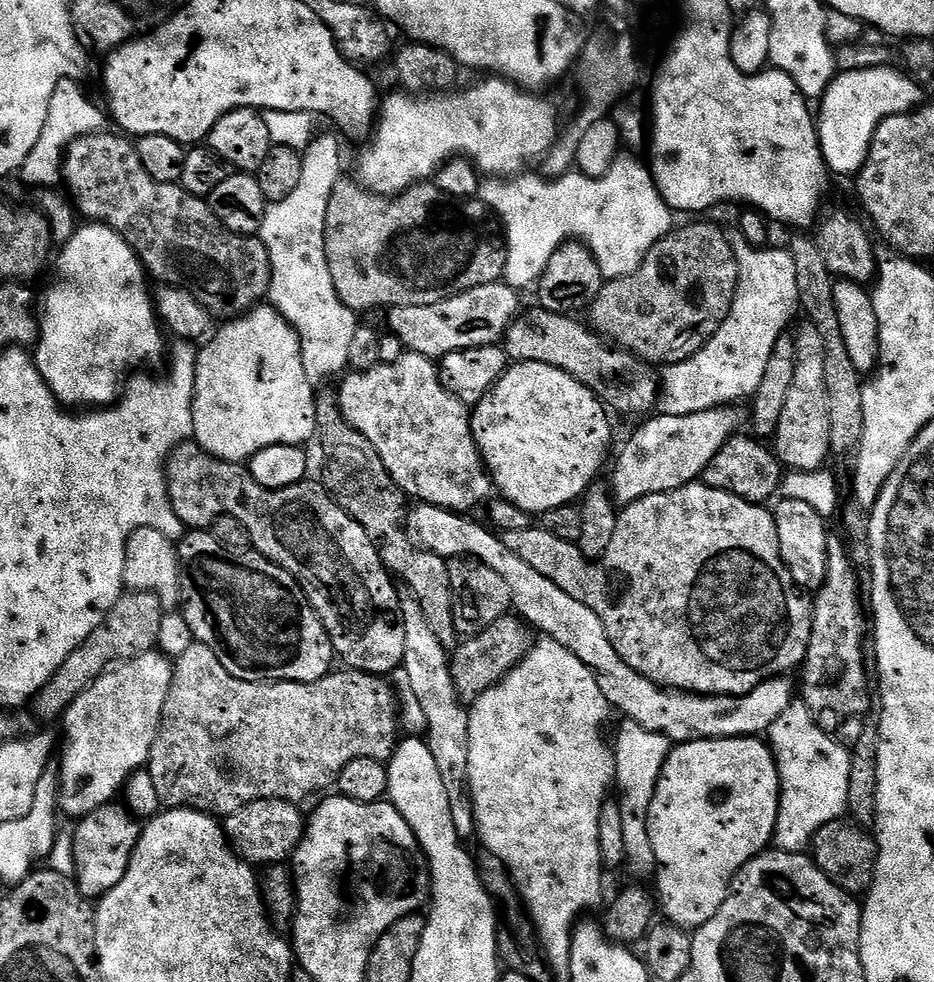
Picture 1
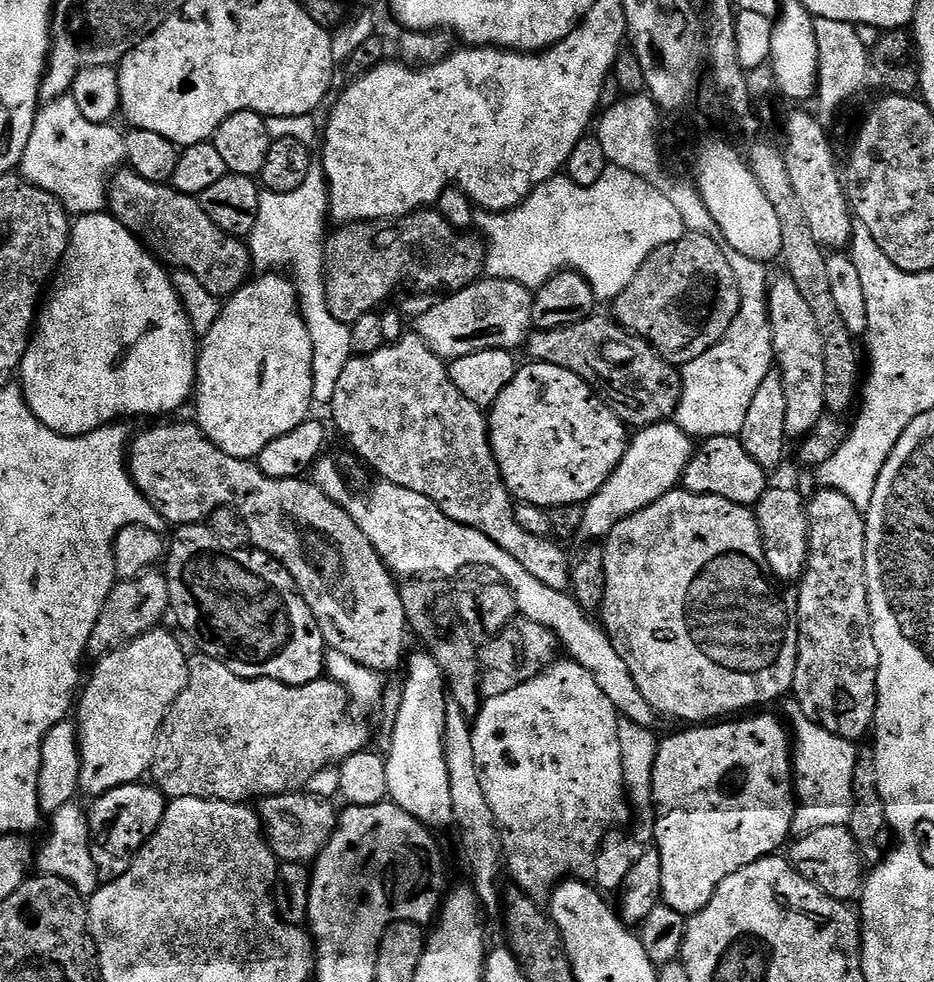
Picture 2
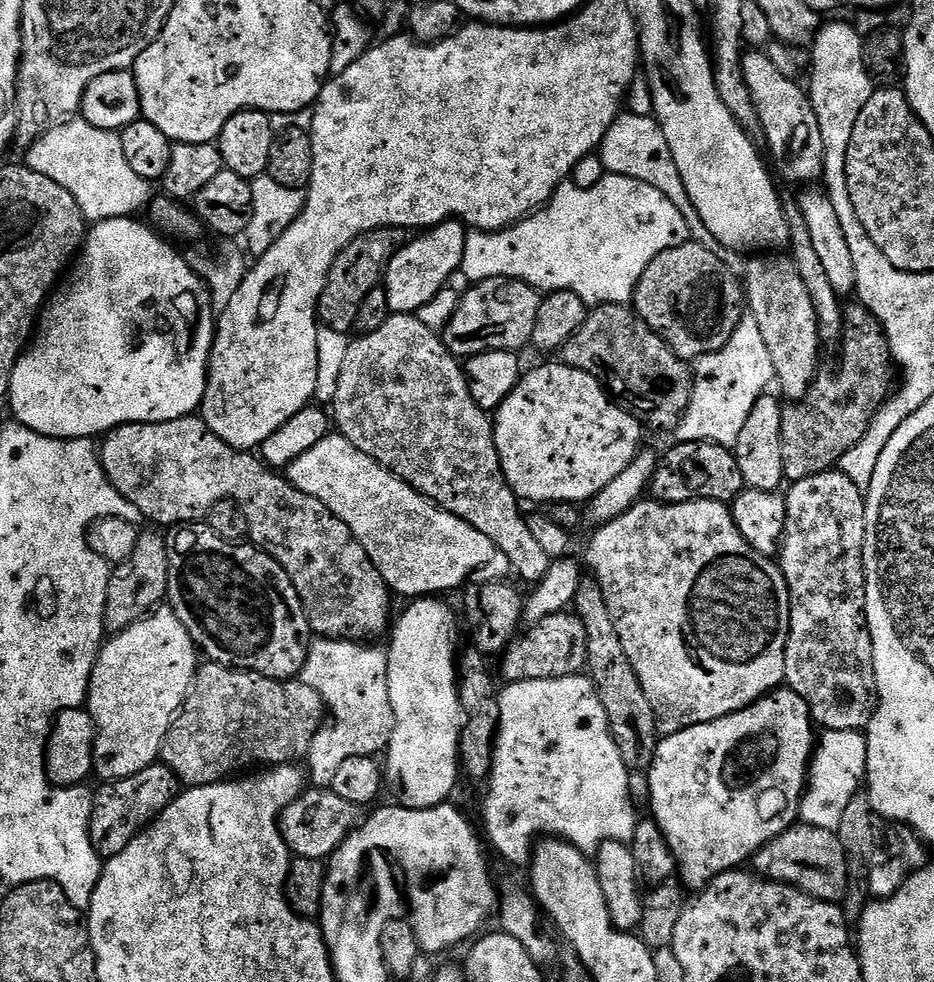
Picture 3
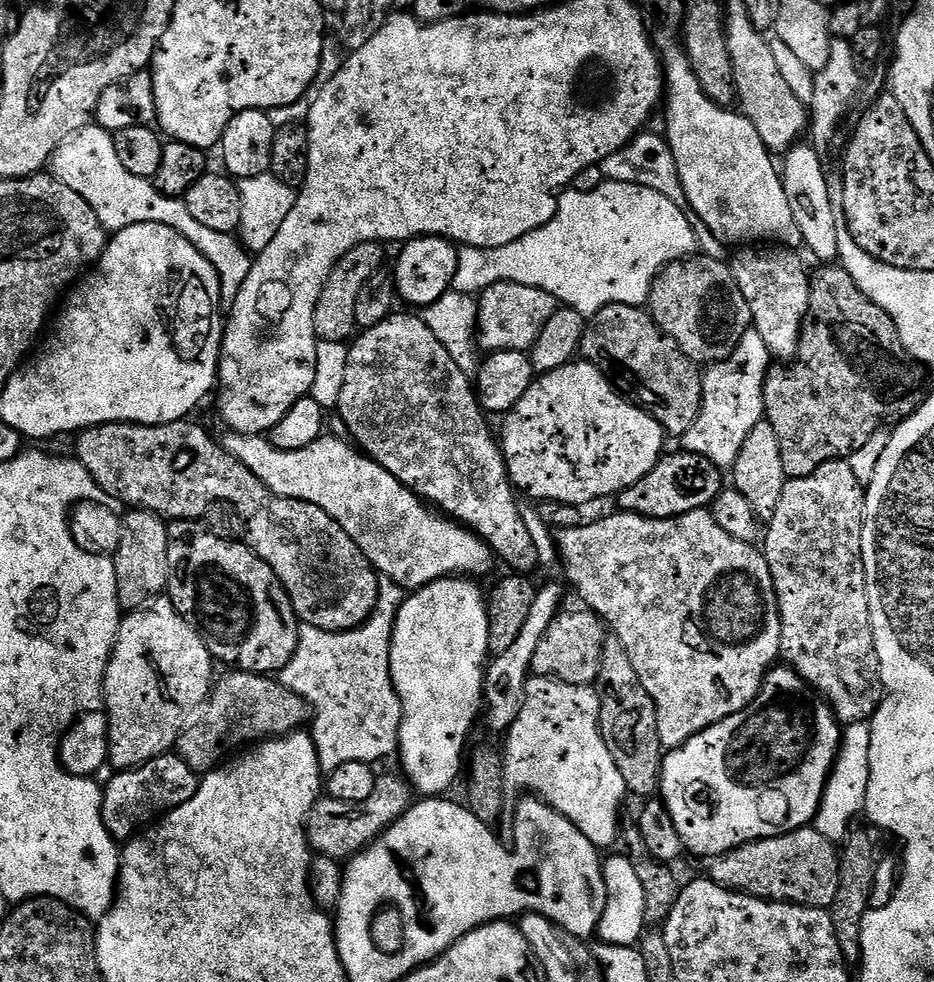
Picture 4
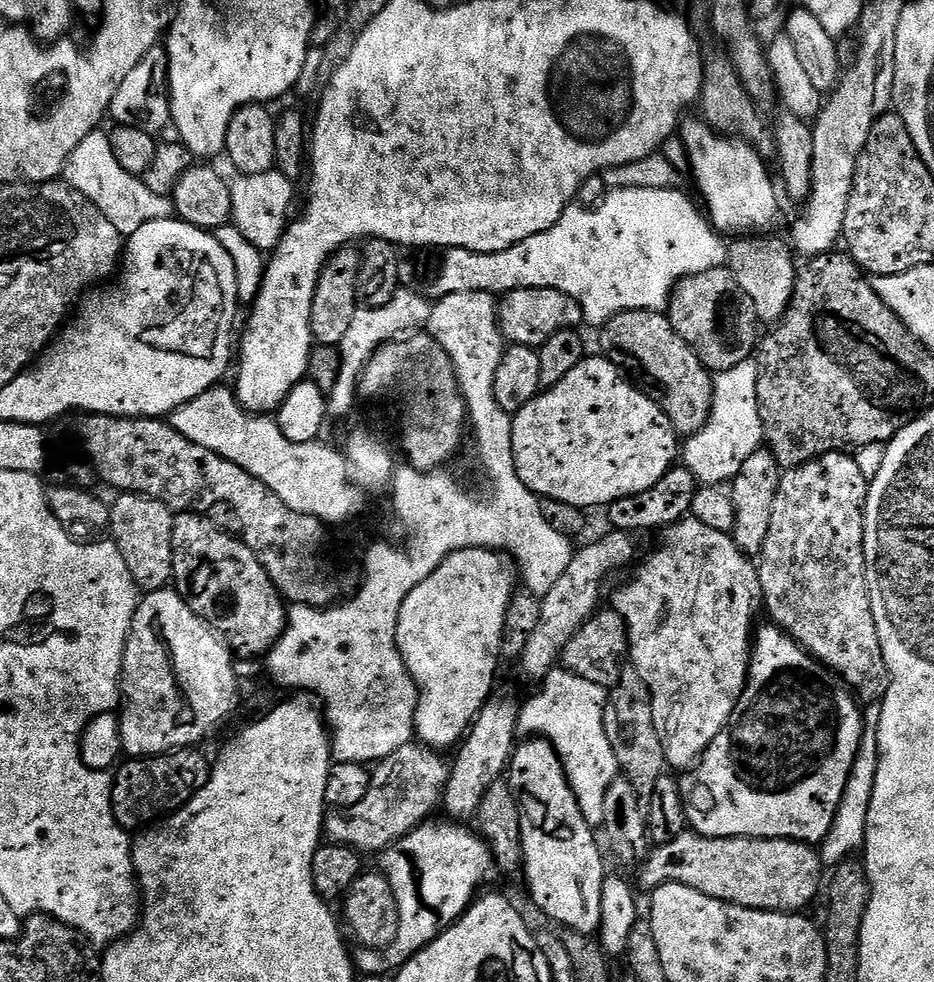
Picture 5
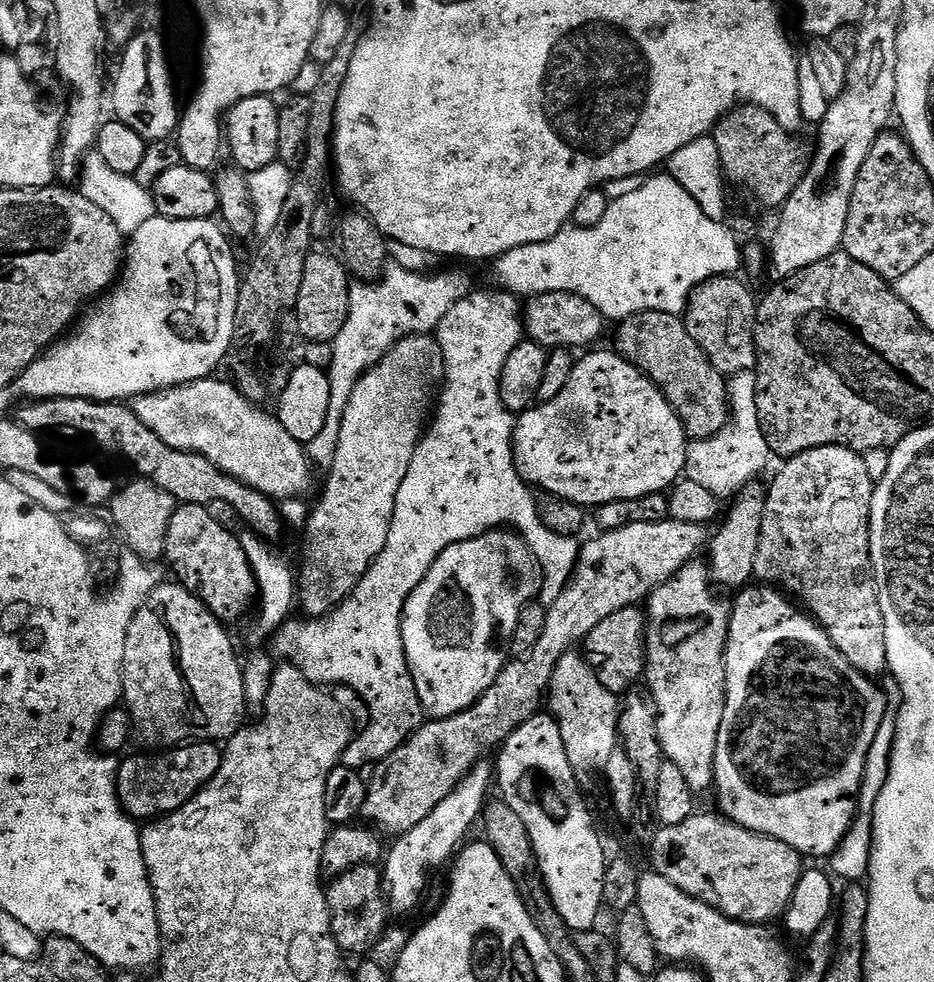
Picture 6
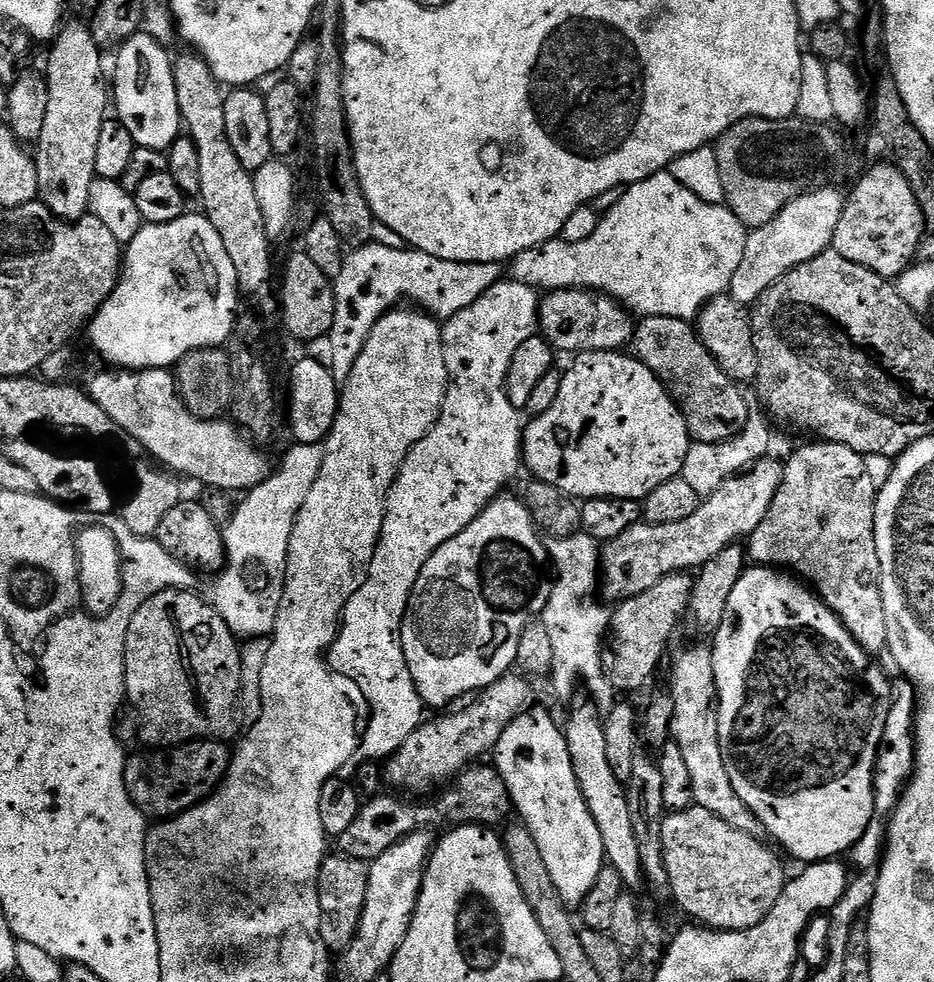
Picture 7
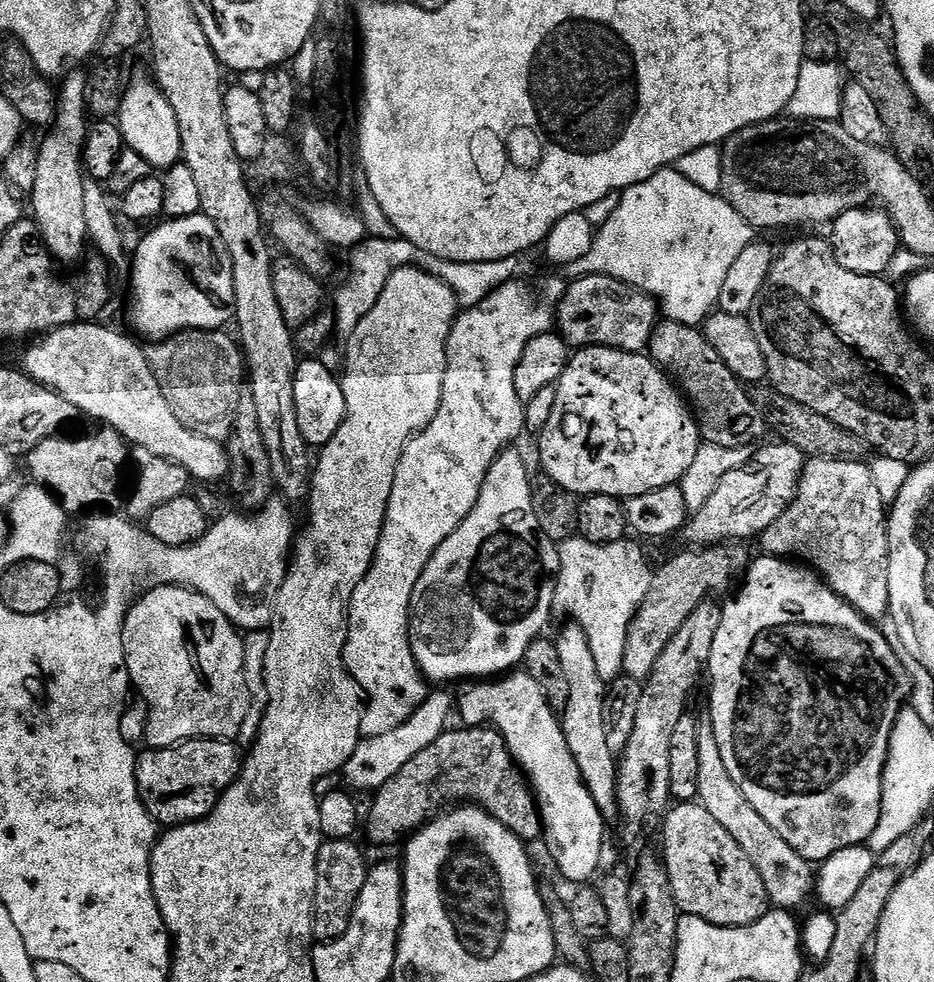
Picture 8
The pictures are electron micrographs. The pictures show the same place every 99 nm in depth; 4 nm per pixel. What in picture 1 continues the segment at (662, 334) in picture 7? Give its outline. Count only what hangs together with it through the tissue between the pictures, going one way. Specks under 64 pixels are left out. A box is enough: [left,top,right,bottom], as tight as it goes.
[502,306,662,417]

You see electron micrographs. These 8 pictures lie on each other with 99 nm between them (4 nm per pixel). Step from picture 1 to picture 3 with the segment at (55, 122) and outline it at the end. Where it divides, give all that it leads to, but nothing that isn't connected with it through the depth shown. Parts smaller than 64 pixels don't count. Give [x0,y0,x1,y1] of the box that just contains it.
[24,116,151,223]

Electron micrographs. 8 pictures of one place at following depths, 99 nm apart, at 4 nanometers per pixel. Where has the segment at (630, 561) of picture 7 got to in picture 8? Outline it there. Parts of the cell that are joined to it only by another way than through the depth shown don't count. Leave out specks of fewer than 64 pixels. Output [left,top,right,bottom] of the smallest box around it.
[682,443,806,549]

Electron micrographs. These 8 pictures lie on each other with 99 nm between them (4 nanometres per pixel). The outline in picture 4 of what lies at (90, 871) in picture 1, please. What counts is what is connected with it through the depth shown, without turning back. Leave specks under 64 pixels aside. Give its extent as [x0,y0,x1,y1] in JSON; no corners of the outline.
[102,754,201,842]

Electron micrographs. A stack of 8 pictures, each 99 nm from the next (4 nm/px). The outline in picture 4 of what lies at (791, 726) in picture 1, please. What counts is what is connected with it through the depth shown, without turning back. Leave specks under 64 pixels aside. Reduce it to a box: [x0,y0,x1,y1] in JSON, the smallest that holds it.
[814,723,871,845]

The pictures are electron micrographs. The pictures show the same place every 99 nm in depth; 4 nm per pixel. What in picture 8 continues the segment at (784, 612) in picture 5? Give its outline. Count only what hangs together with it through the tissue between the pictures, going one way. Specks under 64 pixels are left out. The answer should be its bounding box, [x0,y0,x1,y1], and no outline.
[758,459,890,622]

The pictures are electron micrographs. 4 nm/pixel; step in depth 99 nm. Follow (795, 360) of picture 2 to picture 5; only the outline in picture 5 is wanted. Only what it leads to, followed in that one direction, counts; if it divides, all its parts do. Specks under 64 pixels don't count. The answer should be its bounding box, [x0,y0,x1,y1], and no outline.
[726,234,798,325]

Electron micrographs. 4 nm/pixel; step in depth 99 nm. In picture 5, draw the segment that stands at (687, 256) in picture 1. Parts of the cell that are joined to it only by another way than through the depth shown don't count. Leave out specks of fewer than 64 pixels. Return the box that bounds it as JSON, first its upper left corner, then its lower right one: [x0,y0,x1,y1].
[666,266,757,374]

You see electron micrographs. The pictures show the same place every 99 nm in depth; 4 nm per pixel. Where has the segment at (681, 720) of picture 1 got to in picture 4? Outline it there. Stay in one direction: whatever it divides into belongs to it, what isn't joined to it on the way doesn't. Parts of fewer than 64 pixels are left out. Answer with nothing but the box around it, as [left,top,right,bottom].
[222,431,494,590]

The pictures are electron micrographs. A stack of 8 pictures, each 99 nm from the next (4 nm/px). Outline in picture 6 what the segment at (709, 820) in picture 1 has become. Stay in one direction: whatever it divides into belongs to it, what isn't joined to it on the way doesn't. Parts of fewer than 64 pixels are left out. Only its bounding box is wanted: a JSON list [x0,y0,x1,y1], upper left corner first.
[715,586,888,857]

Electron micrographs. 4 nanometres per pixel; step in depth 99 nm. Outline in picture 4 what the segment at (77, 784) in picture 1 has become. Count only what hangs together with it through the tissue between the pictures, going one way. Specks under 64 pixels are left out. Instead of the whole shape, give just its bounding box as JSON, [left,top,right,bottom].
[103,598,215,770]

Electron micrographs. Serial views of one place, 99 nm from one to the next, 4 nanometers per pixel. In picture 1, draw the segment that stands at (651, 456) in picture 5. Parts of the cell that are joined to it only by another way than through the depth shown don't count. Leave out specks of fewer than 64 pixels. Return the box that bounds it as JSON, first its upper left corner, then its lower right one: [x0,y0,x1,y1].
[471,362,612,514]

